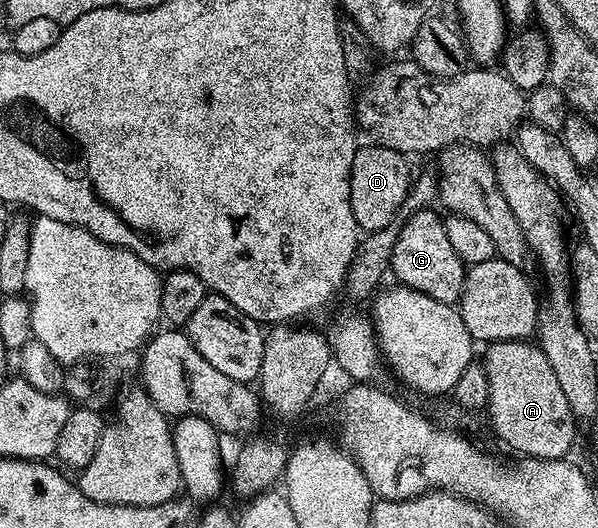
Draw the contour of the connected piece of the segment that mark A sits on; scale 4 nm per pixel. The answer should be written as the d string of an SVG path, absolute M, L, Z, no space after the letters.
M529 340L524 341L496 341L485 346L486 374L488 375L488 403L485 416L490 416L490 425L494 433L510 449L515 449L515 454L522 457L539 457L540 459L563 460L566 453L574 445L574 412L568 407L568 398L560 388L560 382L552 371L552 366L539 349L537 344Z

